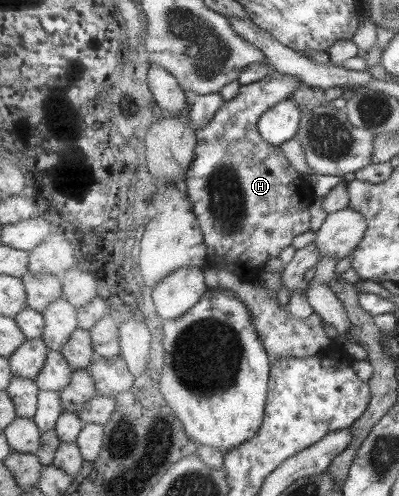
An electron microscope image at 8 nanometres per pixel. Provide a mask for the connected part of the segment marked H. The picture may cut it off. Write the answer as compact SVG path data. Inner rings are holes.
M271 70L265 78L241 85L238 95L225 102L210 123L198 132L197 156L185 175L184 185L192 209L201 221L210 259L221 265L220 268L234 269L234 273L238 273L245 282L256 281L258 275L265 271L264 264L268 259L280 257L280 253L292 245L294 237L310 231L312 227L310 207L314 201L310 201L310 197L315 197L312 187L302 179L302 173L292 167L280 146L272 145L262 137L257 125L270 108L290 100L299 83L297 77Z

